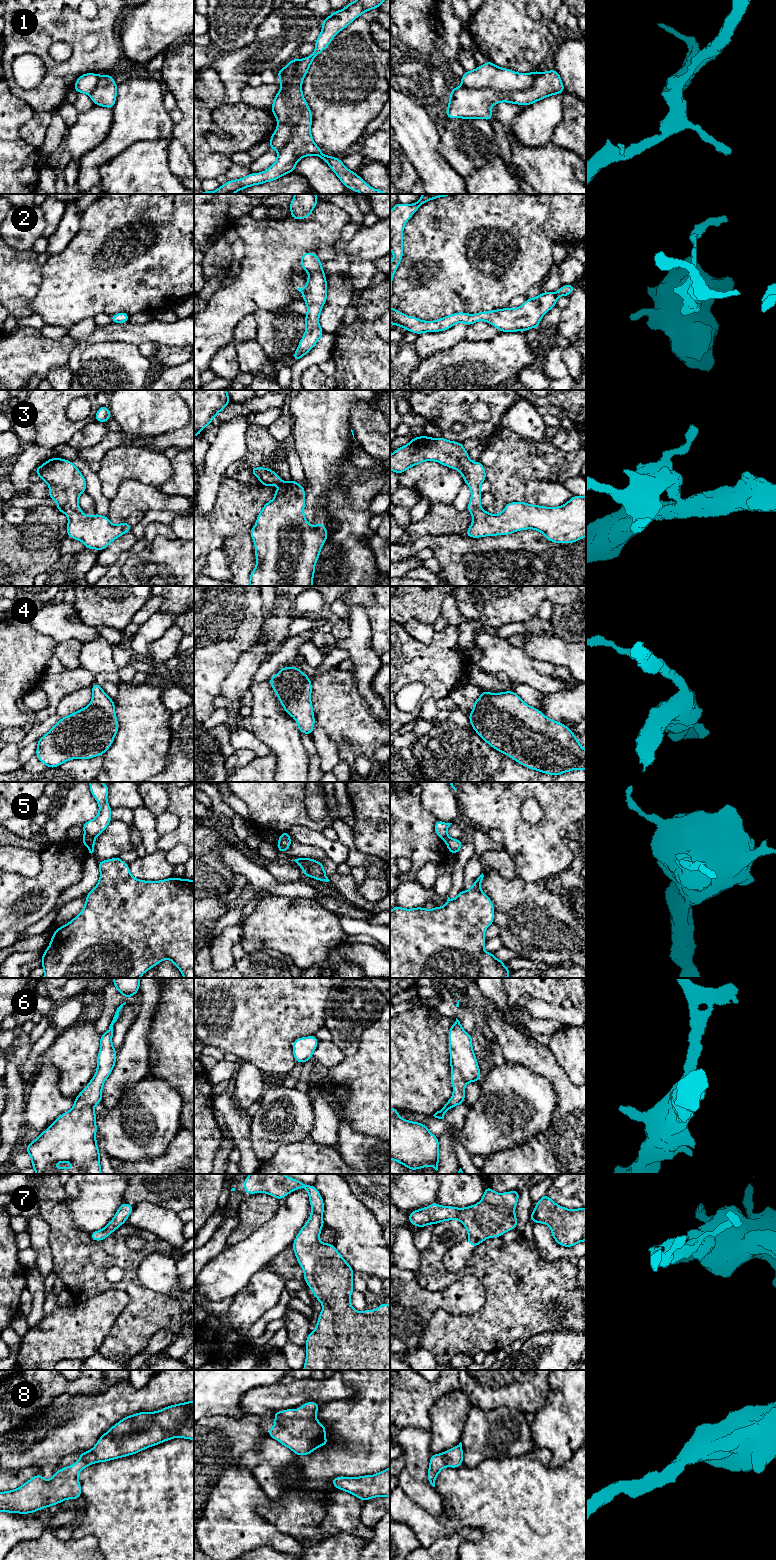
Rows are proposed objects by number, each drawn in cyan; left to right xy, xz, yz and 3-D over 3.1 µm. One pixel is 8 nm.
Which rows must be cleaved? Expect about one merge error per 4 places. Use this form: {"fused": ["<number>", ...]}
{"fused": ["1", "5"]}

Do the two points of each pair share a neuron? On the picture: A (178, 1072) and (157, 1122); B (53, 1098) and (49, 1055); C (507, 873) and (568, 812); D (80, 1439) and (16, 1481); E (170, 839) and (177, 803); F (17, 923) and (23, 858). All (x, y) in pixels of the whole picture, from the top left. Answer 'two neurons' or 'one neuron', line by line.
A: two neurons
B: two neurons
C: two neurons
D: two neurons
E: one neuron
F: two neurons

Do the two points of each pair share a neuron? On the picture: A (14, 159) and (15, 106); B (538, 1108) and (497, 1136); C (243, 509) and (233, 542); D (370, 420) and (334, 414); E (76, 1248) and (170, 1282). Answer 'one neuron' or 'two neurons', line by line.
A: one neuron
B: one neuron
C: two neurons
D: two neurons
E: two neurons

